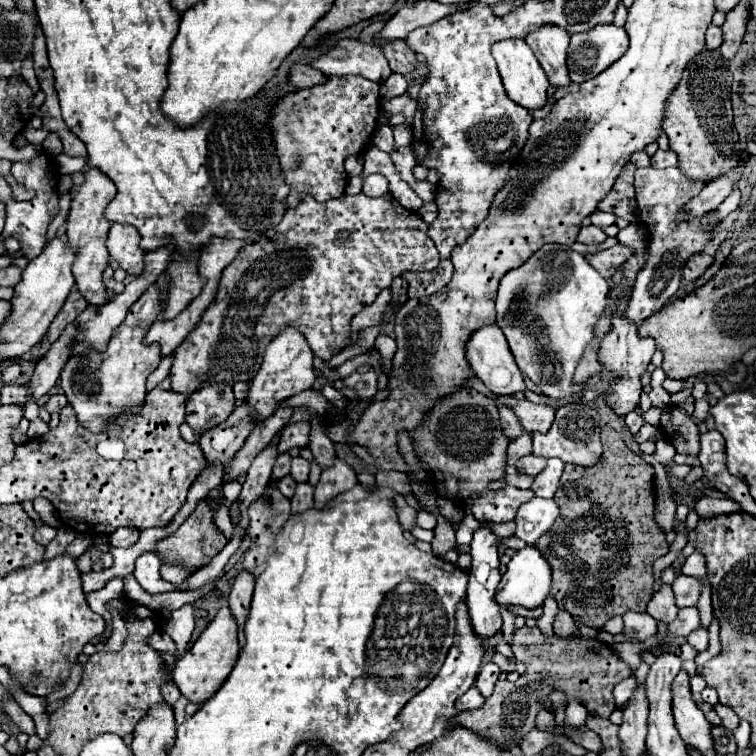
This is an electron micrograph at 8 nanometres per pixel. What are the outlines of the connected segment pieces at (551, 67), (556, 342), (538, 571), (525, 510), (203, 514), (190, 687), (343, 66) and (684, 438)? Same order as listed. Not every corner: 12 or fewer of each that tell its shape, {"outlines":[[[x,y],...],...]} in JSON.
{"outlines":[[[553,24],[529,32],[525,42],[551,86],[571,82],[565,66],[569,32]],[[545,244],[501,278],[497,324],[551,398],[575,368],[609,282]],[[541,548],[513,554],[495,600],[537,608],[551,588]],[[531,498],[517,516],[515,536],[537,542],[559,516],[555,500]],[[203,498],[171,536],[155,544],[163,564],[197,572],[227,544]],[[221,606],[191,650],[173,682],[203,704],[239,656],[239,626]],[[341,38],[313,60],[325,76],[357,74],[379,84],[392,74],[375,44]],[[677,406],[663,410],[663,438],[679,454],[699,454],[699,428]]]}

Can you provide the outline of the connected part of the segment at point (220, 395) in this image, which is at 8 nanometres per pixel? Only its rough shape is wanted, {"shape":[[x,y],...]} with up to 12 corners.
{"shape":[[203,384],[187,398],[195,432],[227,420],[235,396],[229,384]]}

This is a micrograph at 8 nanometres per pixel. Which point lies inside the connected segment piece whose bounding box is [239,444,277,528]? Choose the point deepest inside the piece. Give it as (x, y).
(258, 476)

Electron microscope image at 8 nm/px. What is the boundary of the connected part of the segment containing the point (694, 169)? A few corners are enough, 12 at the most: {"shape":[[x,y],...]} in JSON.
{"shape":[[703,50],[665,102],[685,176],[735,166],[733,76]]}

